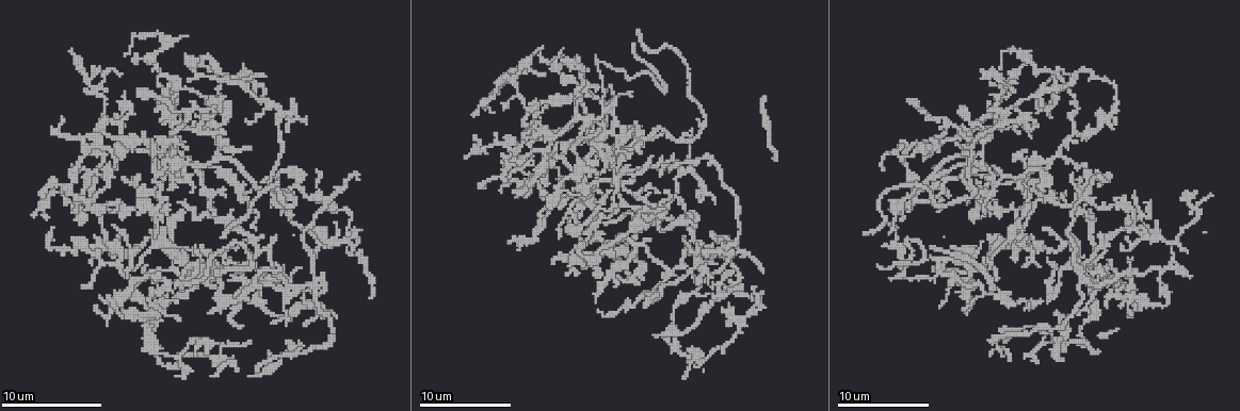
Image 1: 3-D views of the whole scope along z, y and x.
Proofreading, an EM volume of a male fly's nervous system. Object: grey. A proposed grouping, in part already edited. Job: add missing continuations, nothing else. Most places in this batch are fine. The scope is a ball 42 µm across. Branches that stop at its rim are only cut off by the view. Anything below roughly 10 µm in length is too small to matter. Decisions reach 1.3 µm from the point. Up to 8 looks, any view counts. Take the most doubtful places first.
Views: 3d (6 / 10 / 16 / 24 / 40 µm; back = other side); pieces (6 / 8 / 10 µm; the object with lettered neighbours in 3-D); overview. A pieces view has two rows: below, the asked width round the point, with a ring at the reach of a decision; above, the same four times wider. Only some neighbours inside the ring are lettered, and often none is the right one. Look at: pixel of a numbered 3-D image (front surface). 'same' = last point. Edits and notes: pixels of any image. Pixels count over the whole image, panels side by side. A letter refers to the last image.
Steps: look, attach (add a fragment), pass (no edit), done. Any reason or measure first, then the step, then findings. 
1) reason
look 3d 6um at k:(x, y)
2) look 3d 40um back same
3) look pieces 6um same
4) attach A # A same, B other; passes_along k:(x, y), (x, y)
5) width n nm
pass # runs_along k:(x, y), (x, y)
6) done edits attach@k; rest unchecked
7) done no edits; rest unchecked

an open end
look pieces 10um at 1:(1090, 210)

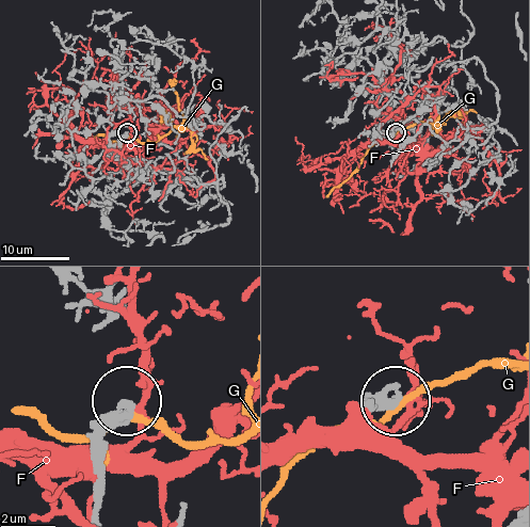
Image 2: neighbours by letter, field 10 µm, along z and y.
width 360 nm
pass # F other, G other; runs_along 2:(98, 515), (102, 426), (121, 401); no lettered fragment goes on from it

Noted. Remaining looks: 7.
tapers out
look 3d 10um at 1:(1099, 235)

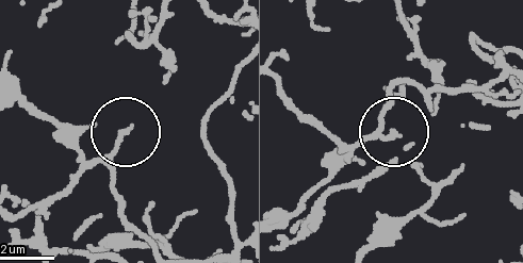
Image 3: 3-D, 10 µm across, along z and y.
look pieces 6um at 3:(392, 134)

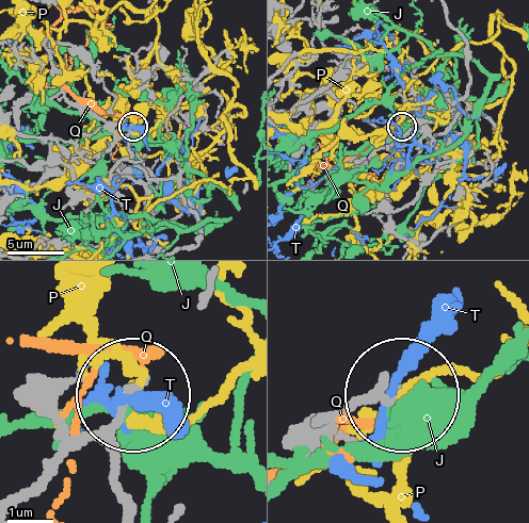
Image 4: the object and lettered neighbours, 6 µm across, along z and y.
pass # J other, P other, Q other, T other; no lettered fragment goes on from it

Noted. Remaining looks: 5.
an open end
look pieces 10um at 1:(1105, 181)

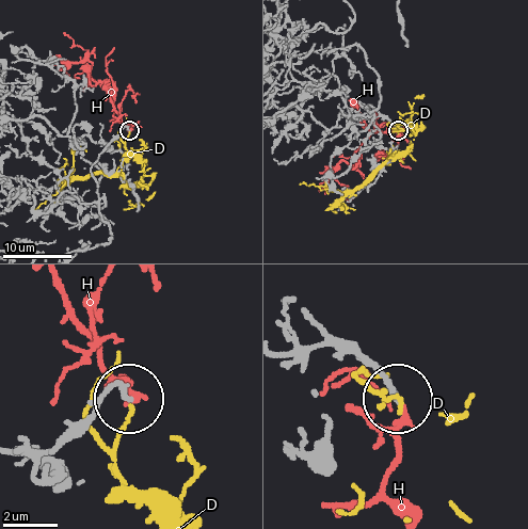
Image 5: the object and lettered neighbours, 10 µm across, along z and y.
attach H # D other, H same; passes_along 5:(78, 426), (112, 386), (132, 398), (59, 283); it goes on there

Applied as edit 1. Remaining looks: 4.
look overview

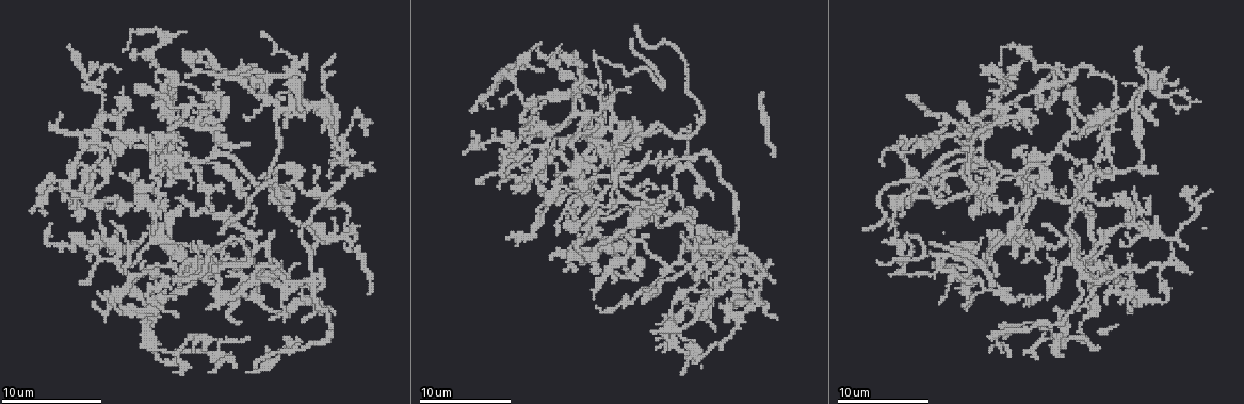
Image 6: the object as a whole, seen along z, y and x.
an open end
look pieces 8um at 6:(222, 190)

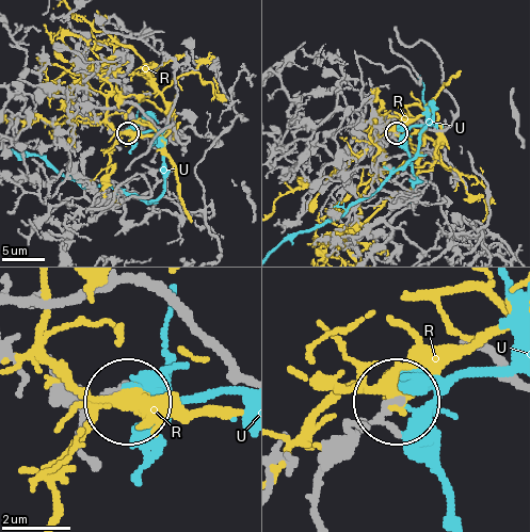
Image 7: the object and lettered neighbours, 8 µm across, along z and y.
pass # R other, U other; runs_along 7:(316, 498), (319, 478), (390, 406); no lettered fragment goes on from it

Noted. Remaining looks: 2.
done edits attach@5; rest unchecked

